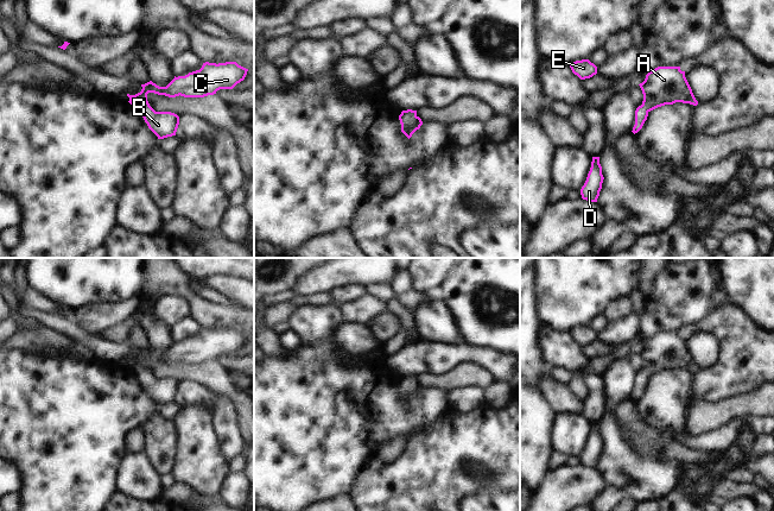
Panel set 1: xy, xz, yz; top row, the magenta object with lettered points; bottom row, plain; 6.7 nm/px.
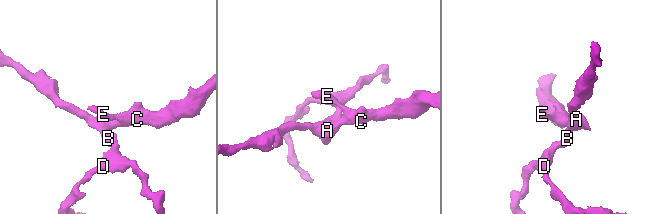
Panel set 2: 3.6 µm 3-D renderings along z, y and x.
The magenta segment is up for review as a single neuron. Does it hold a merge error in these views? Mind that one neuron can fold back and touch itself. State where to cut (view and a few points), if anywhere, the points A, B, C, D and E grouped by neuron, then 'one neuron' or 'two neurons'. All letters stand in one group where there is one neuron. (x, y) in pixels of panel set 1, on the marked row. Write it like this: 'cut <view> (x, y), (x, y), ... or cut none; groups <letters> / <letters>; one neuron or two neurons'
cut none; groups A B C D E; one neuron

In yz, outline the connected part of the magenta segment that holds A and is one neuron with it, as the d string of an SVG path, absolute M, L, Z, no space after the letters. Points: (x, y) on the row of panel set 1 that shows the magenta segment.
M658 67L649 71L639 86L643 101L635 111L635 125L632 131L634 134L642 128L648 113L658 107L675 102L698 105L680 67Z

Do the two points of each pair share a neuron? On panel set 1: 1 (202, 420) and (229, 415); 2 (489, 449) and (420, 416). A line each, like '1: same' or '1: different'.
1: different
2: different

